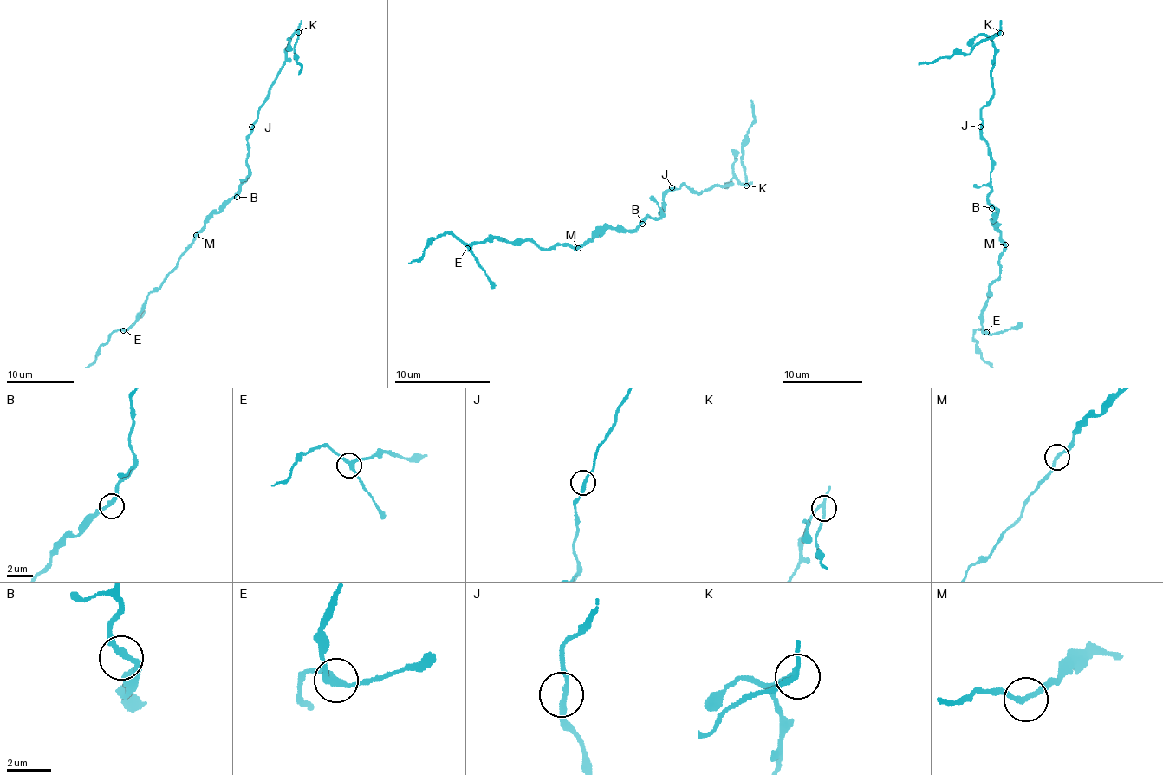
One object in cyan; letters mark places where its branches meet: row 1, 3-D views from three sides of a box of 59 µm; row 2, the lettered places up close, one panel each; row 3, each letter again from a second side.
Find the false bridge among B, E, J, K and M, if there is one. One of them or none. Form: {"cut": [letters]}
{"cut": ["K"]}

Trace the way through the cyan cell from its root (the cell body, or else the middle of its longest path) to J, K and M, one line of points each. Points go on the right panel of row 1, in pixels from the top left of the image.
J: (991, 205), (987, 200), (987, 193), (990, 191), (990, 149), (980, 126)
K: (991, 205), (987, 200), (990, 191), (990, 149), (983, 136), (982, 107), (992, 95), (992, 37), (1000, 34)
M: (991, 205), (997, 212), (994, 227), (1000, 231), (1001, 242), (1005, 244)

